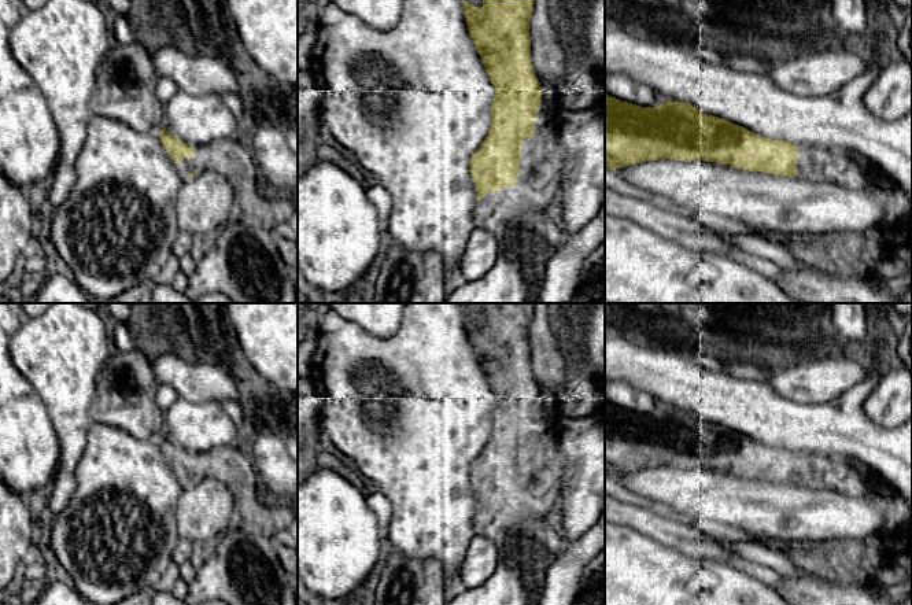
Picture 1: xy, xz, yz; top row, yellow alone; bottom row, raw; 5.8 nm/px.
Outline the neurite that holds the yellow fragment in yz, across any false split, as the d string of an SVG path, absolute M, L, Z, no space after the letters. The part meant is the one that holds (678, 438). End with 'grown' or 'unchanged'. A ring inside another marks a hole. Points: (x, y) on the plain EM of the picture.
M605 399L605 475L658 466L691 469L704 466L749 479L831 488L849 497L863 497L863 482L845 461L828 455L797 453L756 442L727 427L704 421L690 410L667 409L657 414L640 414L621 409Z | grown

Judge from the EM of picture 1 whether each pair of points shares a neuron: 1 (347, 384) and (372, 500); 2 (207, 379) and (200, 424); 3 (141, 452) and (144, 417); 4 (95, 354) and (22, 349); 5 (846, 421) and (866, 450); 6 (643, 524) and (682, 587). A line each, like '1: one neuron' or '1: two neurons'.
1: two neurons
2: two neurons
3: two neurons
4: one neuron
5: one neuron
6: two neurons

